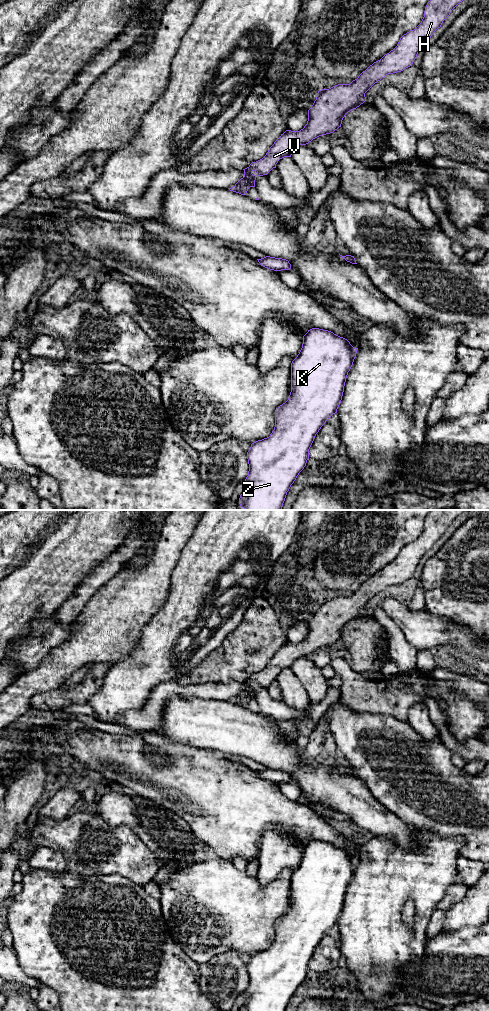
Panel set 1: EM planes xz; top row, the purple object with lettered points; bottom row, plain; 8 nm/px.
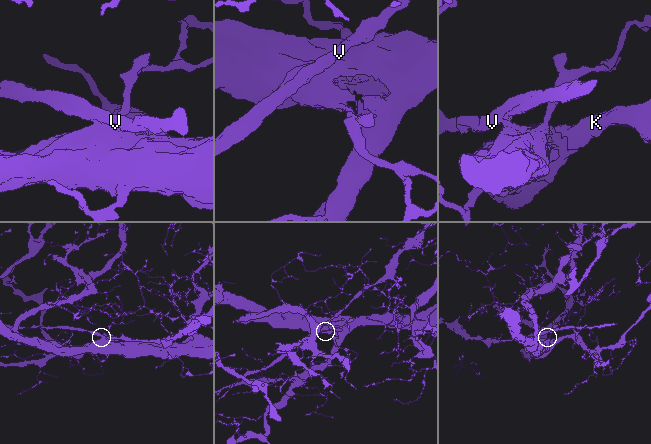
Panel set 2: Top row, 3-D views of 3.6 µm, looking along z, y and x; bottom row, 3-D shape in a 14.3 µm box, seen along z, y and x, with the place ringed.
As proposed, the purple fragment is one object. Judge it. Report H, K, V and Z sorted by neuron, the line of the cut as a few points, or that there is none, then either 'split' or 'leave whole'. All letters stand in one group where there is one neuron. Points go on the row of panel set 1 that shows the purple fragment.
groups H V / K Z; cut xz (248, 181), (245, 185), (235, 186); split

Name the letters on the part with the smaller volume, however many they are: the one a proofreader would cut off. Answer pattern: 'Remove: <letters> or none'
Remove: H, V

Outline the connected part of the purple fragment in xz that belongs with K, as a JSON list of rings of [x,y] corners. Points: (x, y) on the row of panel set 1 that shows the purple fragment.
[[[312,328],[303,336],[302,348],[291,363],[291,392],[288,400],[275,410],[275,427],[269,437],[251,444],[247,452],[249,464],[247,487],[239,504],[245,510],[281,510],[287,492],[309,459],[309,449],[316,434],[335,413],[341,403],[344,386],[358,348],[331,331]]]

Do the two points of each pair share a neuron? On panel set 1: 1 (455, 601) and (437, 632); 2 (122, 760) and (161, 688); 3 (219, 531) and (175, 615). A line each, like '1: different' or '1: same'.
1: different
2: different
3: same

